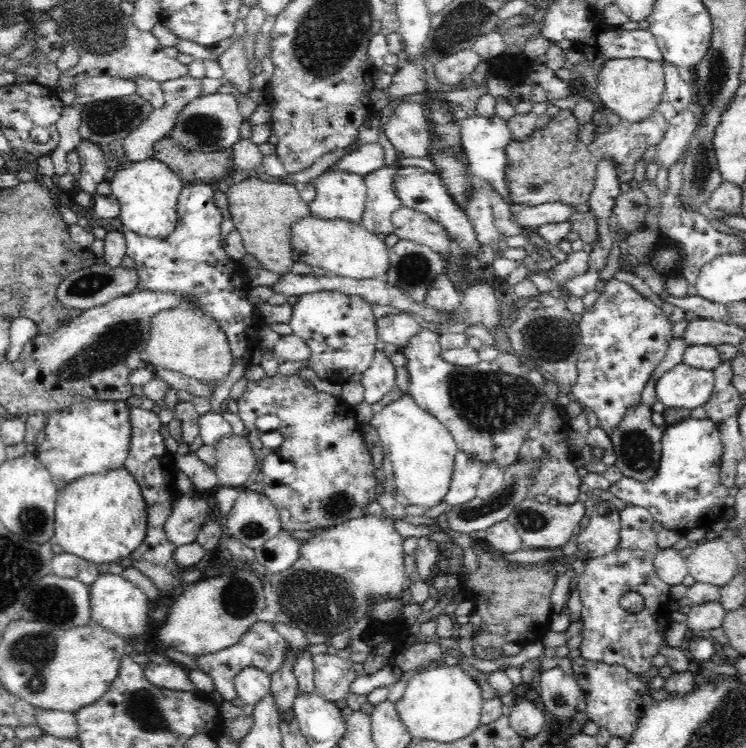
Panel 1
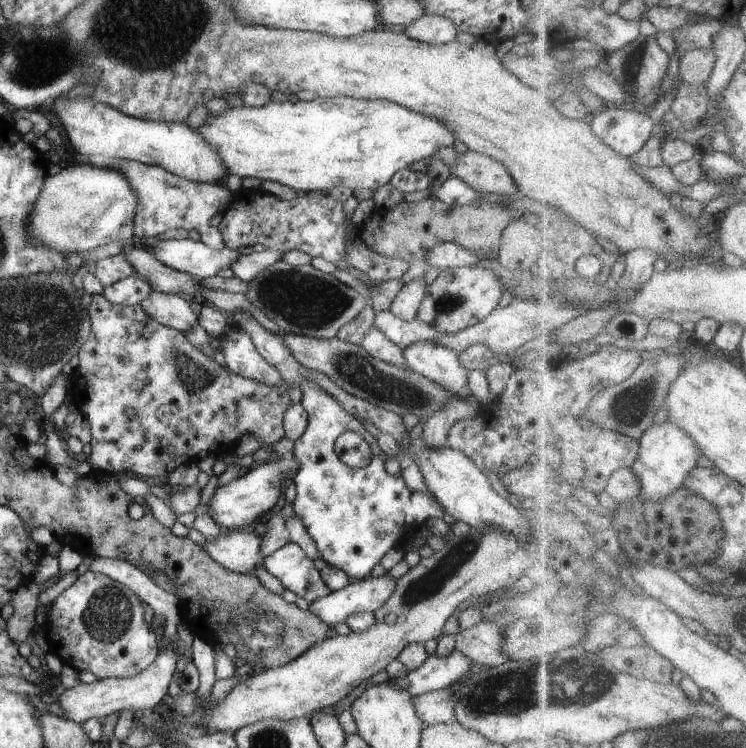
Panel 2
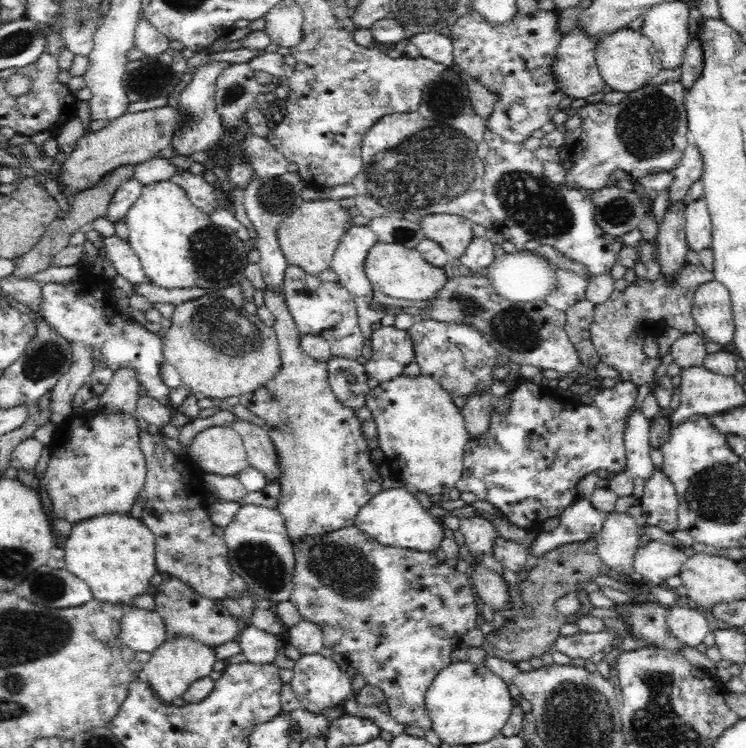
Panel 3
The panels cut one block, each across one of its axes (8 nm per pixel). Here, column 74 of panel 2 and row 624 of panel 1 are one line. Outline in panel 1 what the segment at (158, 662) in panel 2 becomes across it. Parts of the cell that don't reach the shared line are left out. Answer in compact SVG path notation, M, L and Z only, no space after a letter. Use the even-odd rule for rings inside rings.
M720 601L699 603L691 605L685 623L694 635L700 632L710 632L714 628L722 627L726 613Z

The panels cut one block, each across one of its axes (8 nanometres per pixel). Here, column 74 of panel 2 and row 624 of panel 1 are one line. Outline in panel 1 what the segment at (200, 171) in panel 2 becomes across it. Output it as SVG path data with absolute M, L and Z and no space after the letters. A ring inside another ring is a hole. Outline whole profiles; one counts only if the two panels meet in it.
M104 573L90 585L91 620L123 638L142 638L153 623L150 601L146 594L126 581L121 574Z

